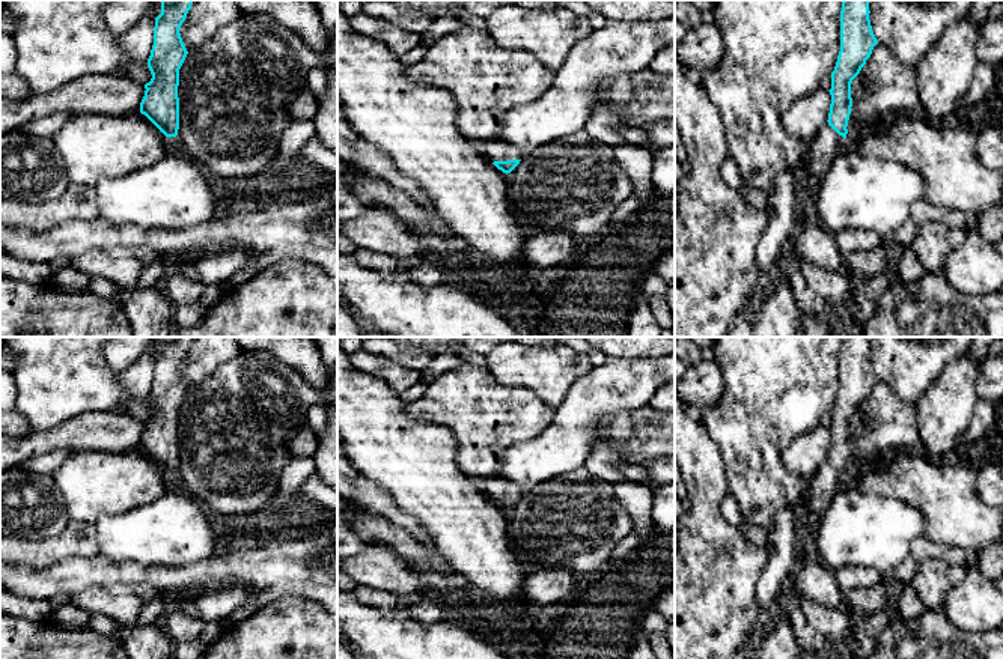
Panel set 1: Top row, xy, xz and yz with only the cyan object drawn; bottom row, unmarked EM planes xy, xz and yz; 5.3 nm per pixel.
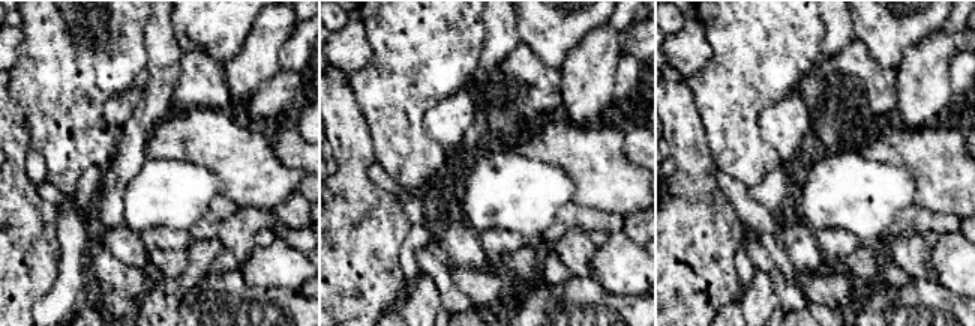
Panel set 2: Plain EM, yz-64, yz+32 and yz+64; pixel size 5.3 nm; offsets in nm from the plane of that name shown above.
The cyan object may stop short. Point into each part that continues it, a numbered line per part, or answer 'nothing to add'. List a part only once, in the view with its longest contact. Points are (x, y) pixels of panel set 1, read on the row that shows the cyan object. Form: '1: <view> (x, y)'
1: xz (496, 149)

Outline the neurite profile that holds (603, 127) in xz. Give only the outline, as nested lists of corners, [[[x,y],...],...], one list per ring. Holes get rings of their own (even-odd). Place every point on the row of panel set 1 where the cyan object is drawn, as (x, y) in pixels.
[[[633,77],[614,78],[599,86],[598,96],[602,101],[584,126],[595,143],[613,147],[625,143],[619,131],[625,125],[619,110],[630,102],[633,92]]]

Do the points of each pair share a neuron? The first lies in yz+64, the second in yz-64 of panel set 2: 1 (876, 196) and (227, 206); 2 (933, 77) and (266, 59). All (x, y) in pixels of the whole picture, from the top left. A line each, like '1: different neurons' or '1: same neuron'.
1: different neurons
2: same neuron

